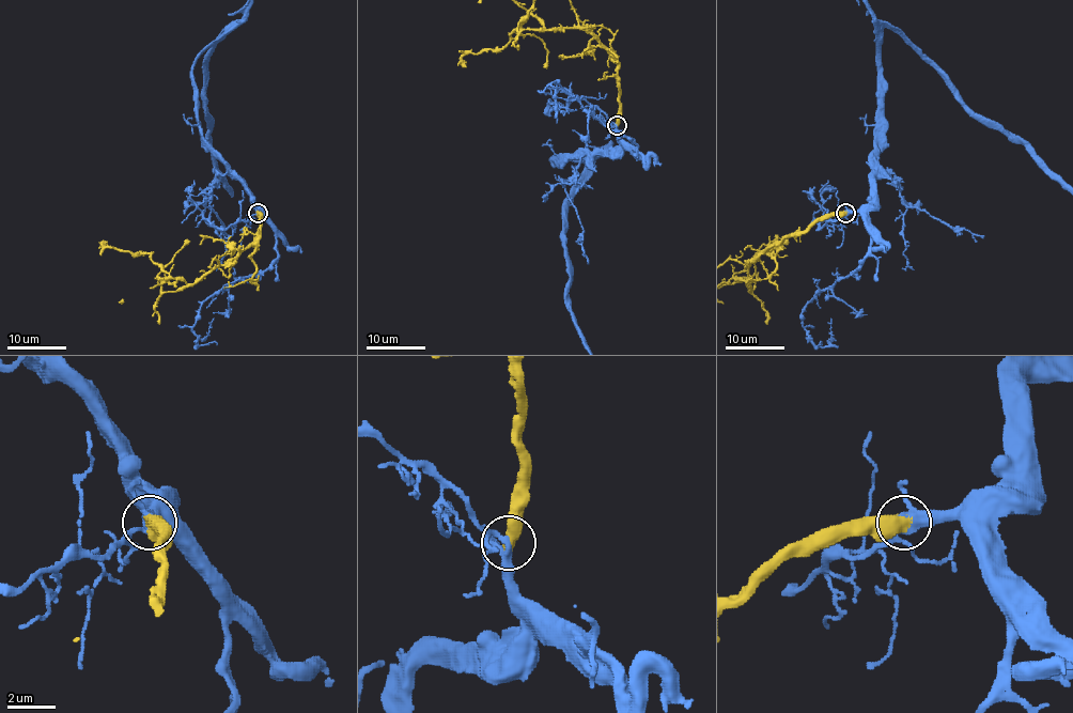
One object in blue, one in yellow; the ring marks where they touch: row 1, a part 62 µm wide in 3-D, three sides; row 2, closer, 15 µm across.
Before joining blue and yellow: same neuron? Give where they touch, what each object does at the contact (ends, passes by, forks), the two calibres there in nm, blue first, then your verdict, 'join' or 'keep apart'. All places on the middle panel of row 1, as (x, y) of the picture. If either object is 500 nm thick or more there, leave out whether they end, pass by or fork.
(617, 125) | 280/650 nm | join

